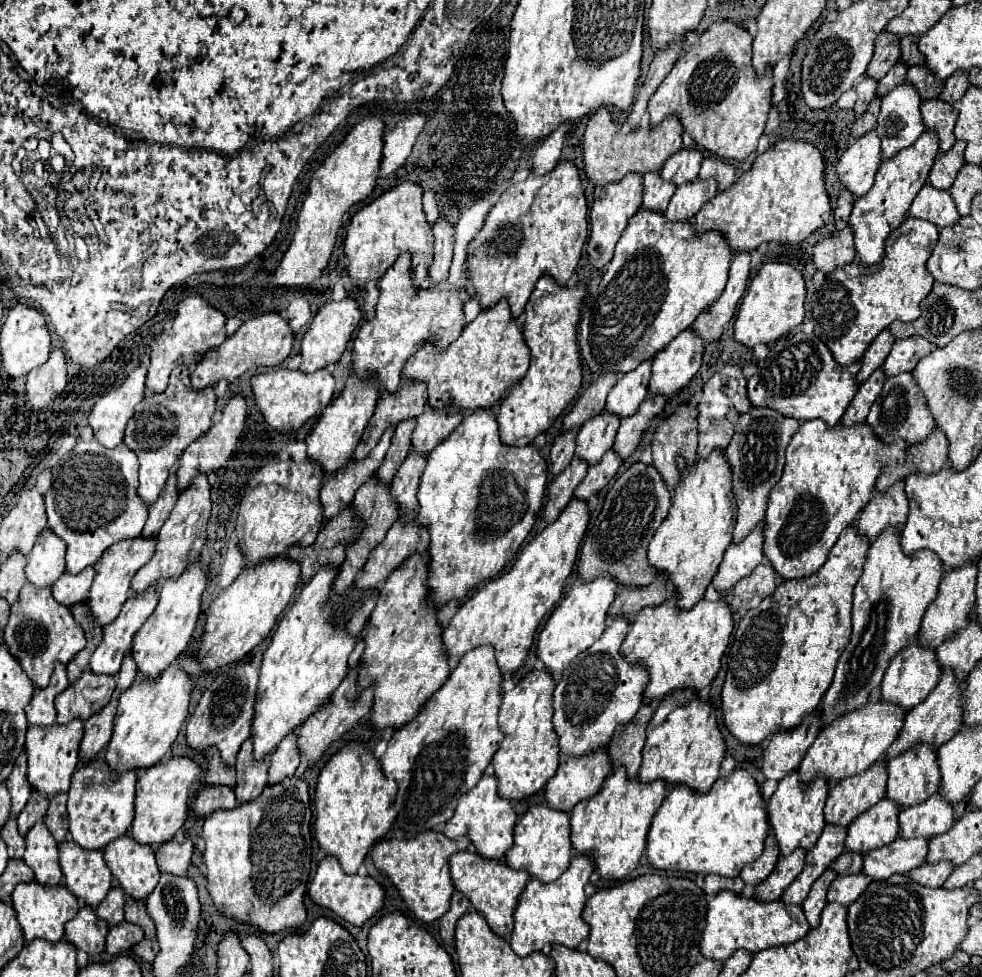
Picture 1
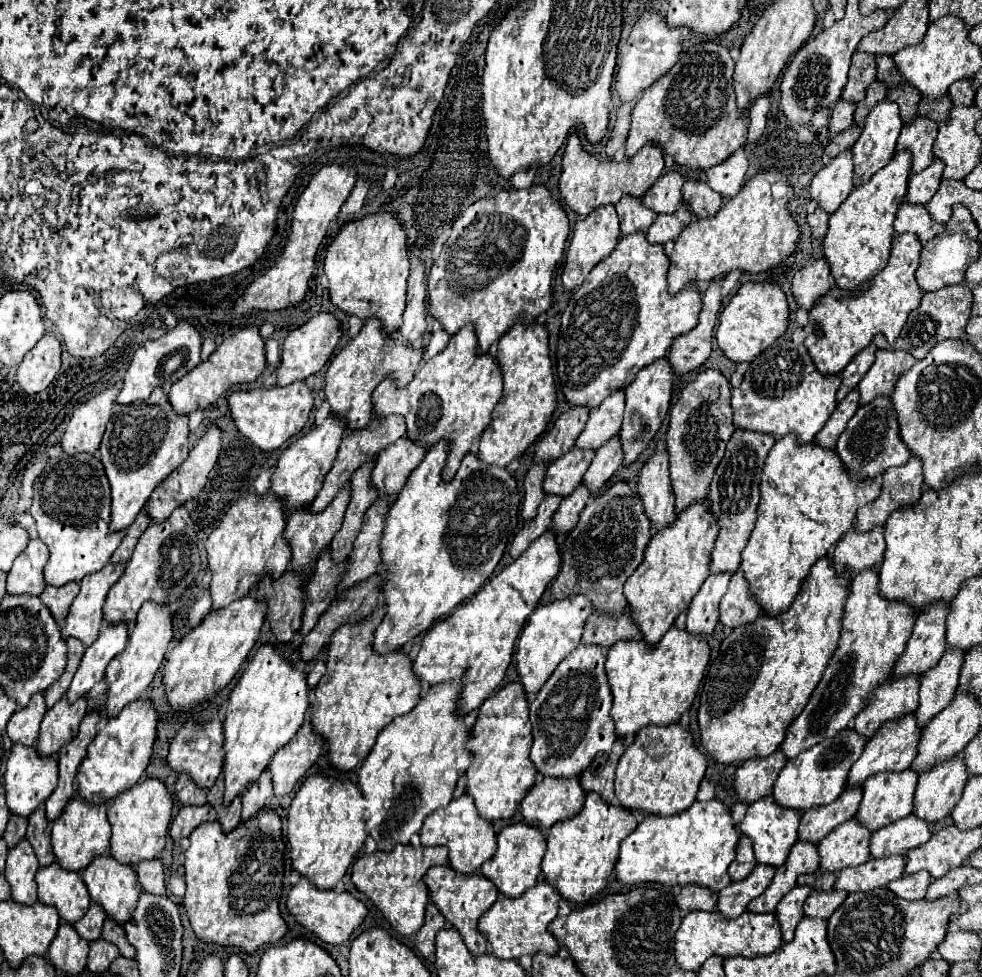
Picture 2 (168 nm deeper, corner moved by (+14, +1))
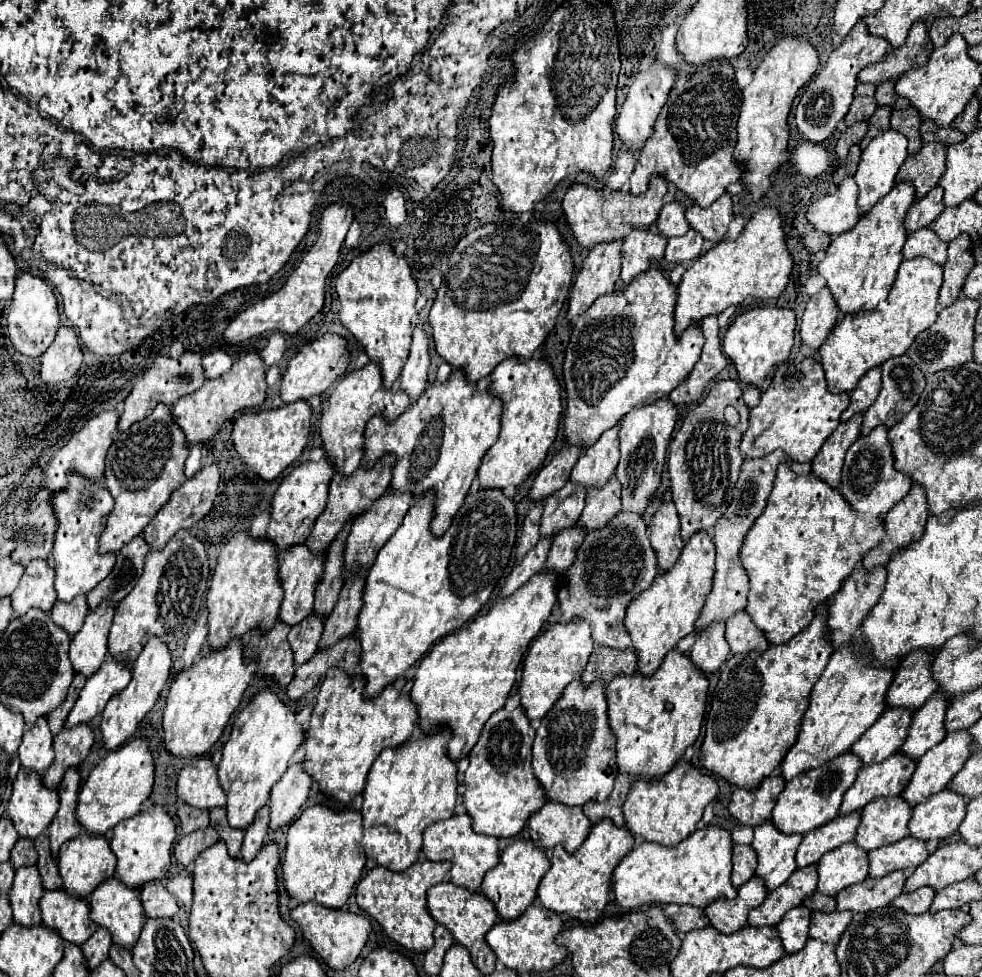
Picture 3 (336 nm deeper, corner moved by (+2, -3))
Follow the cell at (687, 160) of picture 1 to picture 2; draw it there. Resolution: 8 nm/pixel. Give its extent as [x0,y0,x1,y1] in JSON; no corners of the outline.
[642,169,684,213]

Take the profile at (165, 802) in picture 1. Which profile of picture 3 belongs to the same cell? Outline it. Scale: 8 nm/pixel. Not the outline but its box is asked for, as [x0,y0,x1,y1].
[110,805,176,889]

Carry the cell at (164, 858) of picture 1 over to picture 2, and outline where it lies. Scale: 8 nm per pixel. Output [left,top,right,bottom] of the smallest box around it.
[136,859,166,895]

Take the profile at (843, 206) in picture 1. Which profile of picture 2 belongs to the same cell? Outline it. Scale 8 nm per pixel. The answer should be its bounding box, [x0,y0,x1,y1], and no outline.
[808,205,828,237]

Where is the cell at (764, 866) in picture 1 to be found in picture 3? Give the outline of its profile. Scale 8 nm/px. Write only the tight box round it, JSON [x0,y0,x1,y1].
[732,845,756,885]

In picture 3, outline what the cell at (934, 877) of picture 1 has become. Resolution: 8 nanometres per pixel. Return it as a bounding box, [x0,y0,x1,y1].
[892,887,934,915]

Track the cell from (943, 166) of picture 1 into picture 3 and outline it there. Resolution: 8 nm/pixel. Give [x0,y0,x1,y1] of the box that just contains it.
[906,187,944,233]

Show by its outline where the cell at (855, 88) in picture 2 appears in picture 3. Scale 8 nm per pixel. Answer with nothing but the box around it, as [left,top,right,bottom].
[844,85,876,127]

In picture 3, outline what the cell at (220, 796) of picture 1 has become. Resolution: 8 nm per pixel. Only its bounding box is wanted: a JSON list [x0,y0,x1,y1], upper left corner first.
[174,827,218,867]

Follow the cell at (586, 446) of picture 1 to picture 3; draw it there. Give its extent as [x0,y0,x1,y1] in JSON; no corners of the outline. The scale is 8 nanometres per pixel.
[540,481,586,537]

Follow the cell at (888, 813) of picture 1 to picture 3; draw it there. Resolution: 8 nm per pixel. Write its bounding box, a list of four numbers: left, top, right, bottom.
[818,843,868,895]

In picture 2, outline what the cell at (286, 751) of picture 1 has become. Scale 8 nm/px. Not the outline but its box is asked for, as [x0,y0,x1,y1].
[242,769,272,819]

